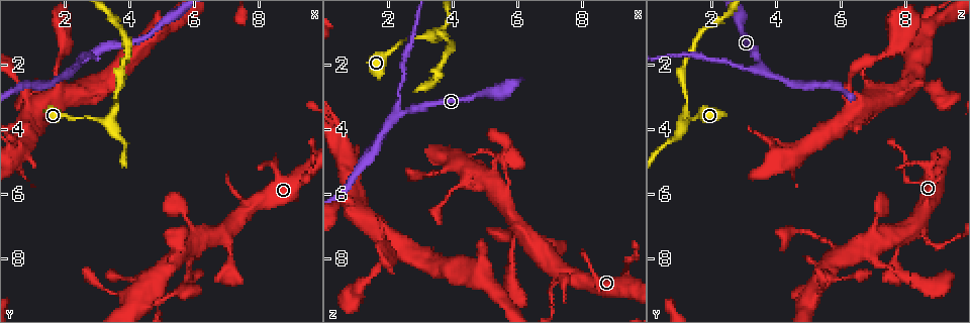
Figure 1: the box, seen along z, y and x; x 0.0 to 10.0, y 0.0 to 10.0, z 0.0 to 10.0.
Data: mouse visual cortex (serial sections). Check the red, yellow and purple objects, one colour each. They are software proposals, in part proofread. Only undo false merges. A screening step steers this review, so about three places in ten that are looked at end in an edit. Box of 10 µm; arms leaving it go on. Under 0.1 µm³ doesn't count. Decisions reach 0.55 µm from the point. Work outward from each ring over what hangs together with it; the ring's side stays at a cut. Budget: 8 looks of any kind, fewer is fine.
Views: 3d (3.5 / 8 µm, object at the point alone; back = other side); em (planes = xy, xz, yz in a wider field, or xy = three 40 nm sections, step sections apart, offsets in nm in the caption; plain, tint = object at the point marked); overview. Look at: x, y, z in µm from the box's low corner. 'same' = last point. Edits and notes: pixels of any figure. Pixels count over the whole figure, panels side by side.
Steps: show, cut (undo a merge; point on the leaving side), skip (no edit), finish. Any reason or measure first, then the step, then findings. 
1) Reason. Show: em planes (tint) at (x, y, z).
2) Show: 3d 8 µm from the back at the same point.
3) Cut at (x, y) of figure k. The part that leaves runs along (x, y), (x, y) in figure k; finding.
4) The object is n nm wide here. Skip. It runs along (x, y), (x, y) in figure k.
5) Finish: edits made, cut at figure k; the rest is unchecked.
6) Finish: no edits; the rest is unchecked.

Small branch off a trunk. Show: 3d 3.5 µm from the back at (7.35, 7.10, 8.55).

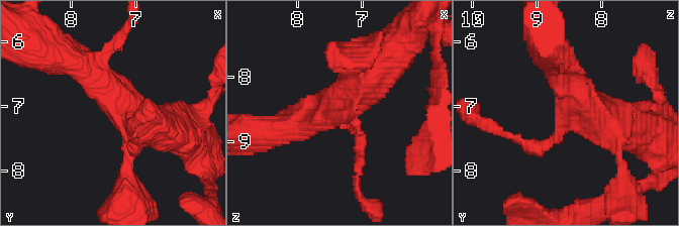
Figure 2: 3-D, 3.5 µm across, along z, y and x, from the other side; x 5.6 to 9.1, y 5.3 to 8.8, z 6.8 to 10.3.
3 arms meet here; the arms are 150, 450, 600 nm wide. Show: em xy step 2 (tint) at (7.25, 7.10, 8.60).

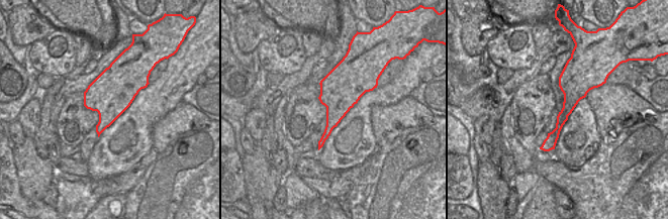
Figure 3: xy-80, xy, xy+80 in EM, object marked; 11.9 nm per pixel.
Cut it another way. Show: em xy step 1 (tint) at the same point.

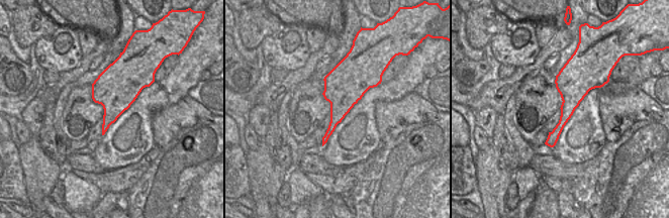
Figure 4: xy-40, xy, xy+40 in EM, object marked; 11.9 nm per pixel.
The object is 480 nm wide here. Skip. It runs along (68, 59), (158, 127) in figure 2; all the same cell.

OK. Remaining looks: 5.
Three arms meet. Show: 3d 8 µm from the back at (3.30, 3.70, 1.15).

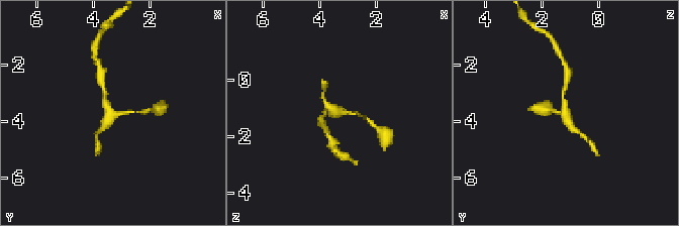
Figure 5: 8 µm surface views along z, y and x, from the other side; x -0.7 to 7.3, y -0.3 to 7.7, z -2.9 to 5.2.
3 arms meet here; the arms are 100, 150, 200 nm wide; shape alone is not enough. Show: em xy step 5 (tint) at the same point.

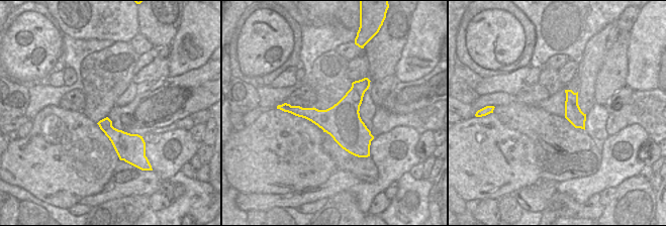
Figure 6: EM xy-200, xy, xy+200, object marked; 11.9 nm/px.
Skip. It runs along (140, 113), (111, 114), (103, 89) in figure 5; continuous, no second cell.

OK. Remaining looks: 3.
Branch point. Show: 3d 8 µm at (2.35, 2.05, 3.50).

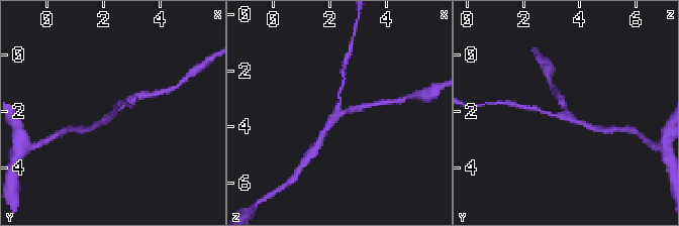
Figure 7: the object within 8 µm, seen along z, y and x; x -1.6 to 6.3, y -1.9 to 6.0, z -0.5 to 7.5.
Show: 3d 3.5 µm at the same point.

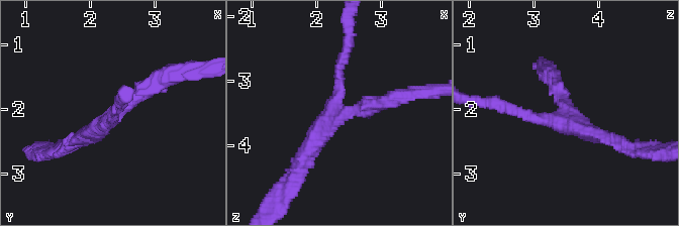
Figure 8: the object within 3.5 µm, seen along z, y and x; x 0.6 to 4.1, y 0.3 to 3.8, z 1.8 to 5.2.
3 arms meet here; the arms are 150, 200, 250 nm wide. Show: em xy step 2 (tint) at (2.35, 2.05, 3.55).

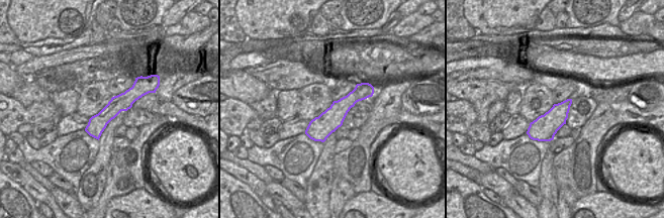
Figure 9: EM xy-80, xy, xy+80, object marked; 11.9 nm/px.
Skip. Continuous, no second cell.

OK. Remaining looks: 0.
Finish: no edits; the rest is unchecked.

